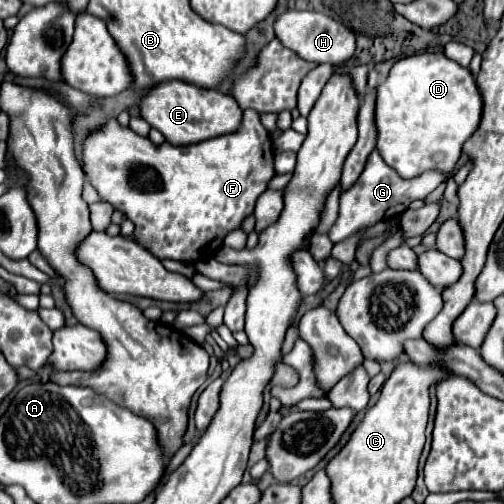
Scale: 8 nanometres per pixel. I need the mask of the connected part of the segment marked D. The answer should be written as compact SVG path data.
M416 53L396 61L384 83L376 87L376 151L400 177L412 179L424 173L424 169L436 169L448 175L462 155L464 141L478 129L482 115L480 91L474 77L466 67L448 59L444 53Z

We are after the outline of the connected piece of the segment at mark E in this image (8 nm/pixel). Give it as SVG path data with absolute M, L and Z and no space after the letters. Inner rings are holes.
M164 81L164 85L156 85L148 97L140 99L138 109L142 119L158 129L172 145L190 145L224 133L234 133L242 121L242 109L230 95L216 89L200 89L186 81Z

